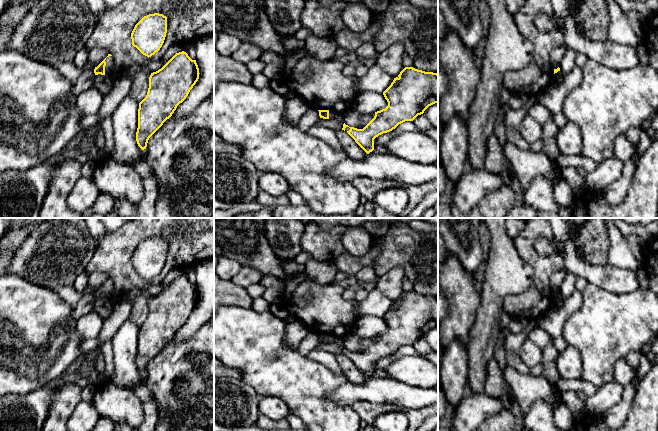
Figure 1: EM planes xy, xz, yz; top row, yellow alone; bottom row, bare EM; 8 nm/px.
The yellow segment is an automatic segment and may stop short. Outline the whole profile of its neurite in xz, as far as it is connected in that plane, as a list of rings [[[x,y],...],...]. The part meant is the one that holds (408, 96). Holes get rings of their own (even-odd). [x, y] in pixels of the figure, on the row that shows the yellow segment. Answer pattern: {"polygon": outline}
{"polygon": [[[405,67],[383,95],[388,106],[375,112],[374,118],[363,129],[343,124],[342,130],[367,154],[374,150],[376,137],[405,121],[413,121],[429,106],[438,103],[438,74]]]}

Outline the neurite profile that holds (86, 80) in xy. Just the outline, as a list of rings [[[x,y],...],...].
[[[82,69],[81,75],[76,81],[71,91],[71,94],[78,96],[83,91],[94,86],[95,83],[95,73],[92,69]]]

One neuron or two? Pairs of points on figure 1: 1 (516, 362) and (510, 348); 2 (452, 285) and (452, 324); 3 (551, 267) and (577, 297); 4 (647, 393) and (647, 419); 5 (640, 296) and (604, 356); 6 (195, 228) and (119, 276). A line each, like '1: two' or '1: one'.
1: one
2: one
3: two
4: one
5: one
6: one

